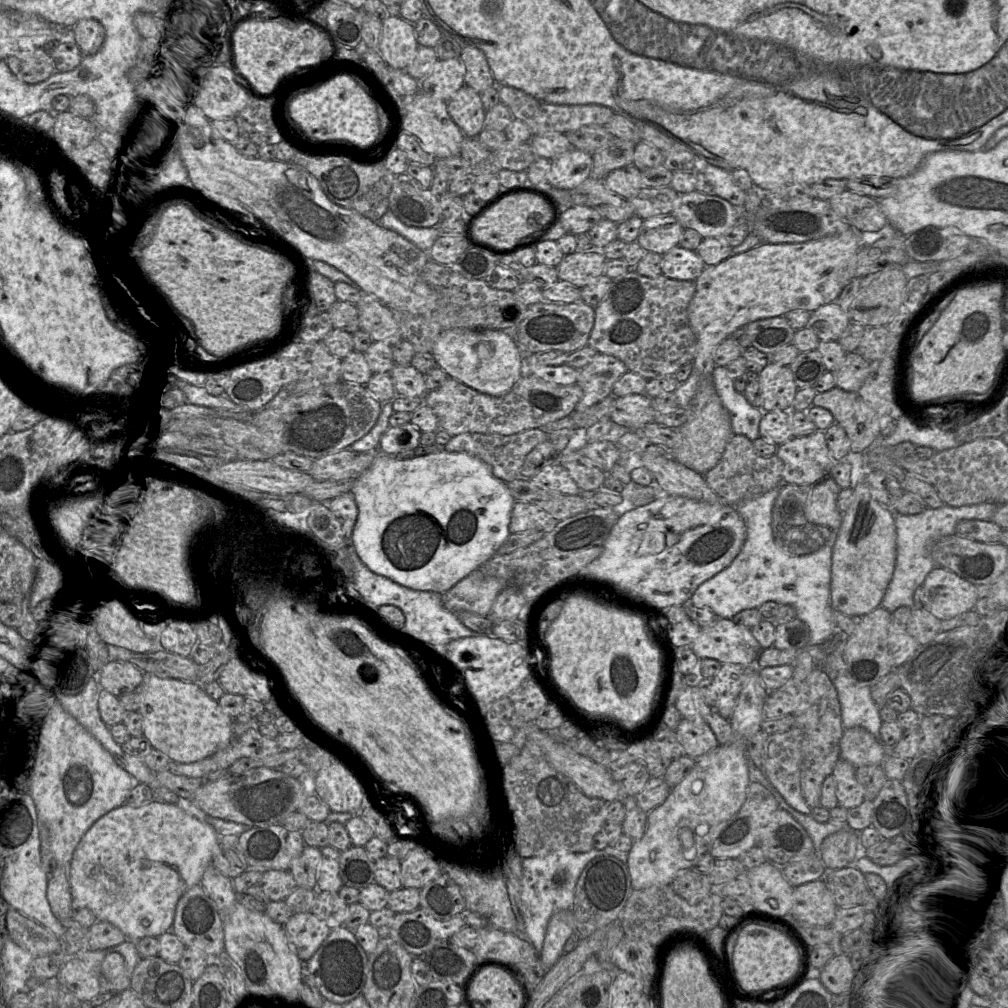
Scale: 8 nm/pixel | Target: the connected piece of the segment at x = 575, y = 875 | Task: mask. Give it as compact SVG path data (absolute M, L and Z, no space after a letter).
M608 846L603 850L593 848L582 853L557 850L545 856L522 858L521 914L525 923L526 938L533 944L539 953L539 957L544 946L547 926L551 917L558 911L571 910L574 902L575 886L584 867L592 859L603 855L614 856L622 862L626 862L627 854Z

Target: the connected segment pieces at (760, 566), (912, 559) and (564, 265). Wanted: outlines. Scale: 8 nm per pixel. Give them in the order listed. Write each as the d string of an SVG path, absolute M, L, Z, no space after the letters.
M780 486L735 506L746 527L741 551L727 568L697 588L690 603L708 608L718 618L725 619L732 619L746 609L758 609L768 601L791 605L797 617L809 628L810 645L824 646L837 633L834 611L830 605L832 552L836 533L832 531L827 544L812 554L792 556L782 551L774 542L771 530L772 509L779 492Z
M984 502L960 507L944 505L937 509L926 508L922 513L916 515L895 513L896 565L881 606L890 612L901 606L913 607L915 591L922 585L927 575L935 567L930 557L931 544L939 538L954 534L956 526L961 521L991 520L997 507L998 505L994 502Z
M601 250L576 251L556 266L558 278L582 289L605 274L606 261Z

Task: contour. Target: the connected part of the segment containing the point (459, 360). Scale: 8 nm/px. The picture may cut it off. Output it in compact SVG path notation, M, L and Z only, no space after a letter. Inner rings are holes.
M445 329L431 351L438 367L468 387L495 397L508 393L522 376L523 352L509 331Z

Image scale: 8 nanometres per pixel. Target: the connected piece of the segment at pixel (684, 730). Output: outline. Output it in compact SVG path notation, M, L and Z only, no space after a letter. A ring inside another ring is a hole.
M683 718L675 733L683 746L685 755L693 759L698 759L720 746L706 722L695 722Z

